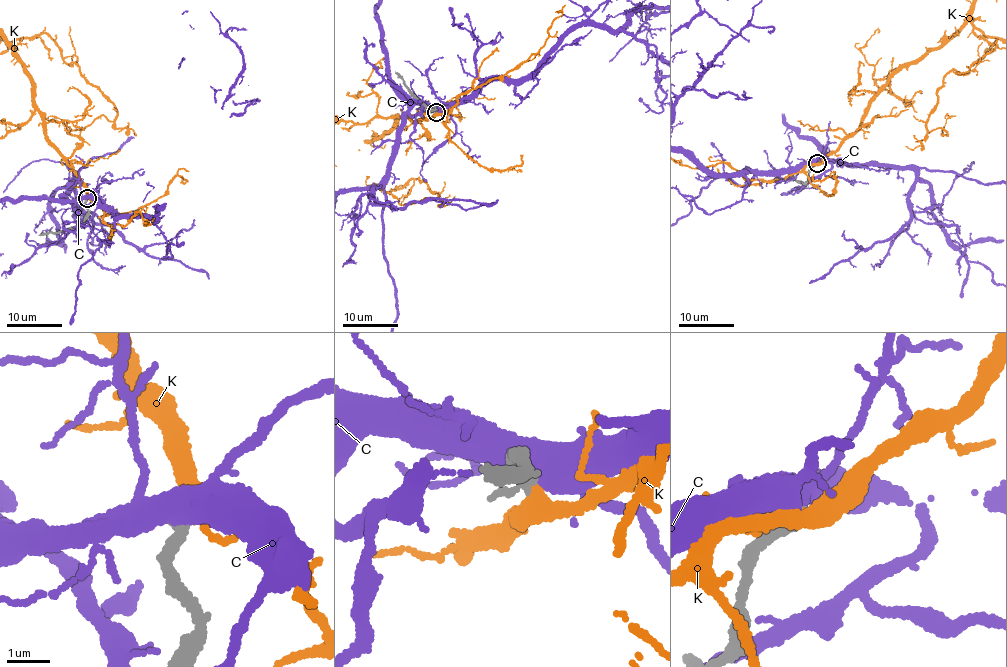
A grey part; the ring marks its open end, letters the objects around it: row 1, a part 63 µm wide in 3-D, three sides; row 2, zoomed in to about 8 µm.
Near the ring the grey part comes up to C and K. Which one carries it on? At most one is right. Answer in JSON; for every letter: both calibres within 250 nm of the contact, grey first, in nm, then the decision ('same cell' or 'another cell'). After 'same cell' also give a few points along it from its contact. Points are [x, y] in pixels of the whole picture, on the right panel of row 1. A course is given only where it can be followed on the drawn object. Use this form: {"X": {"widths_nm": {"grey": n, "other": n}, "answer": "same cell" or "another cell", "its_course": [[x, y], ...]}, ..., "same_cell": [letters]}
{"C": {"widths_nm": {"grey": 360, "other": 550}, "answer": "another cell"}, "K": {"widths_nm": {"grey": 320, "other": 360}, "answer": "same cell"}, "same_cell": ["K"]}

